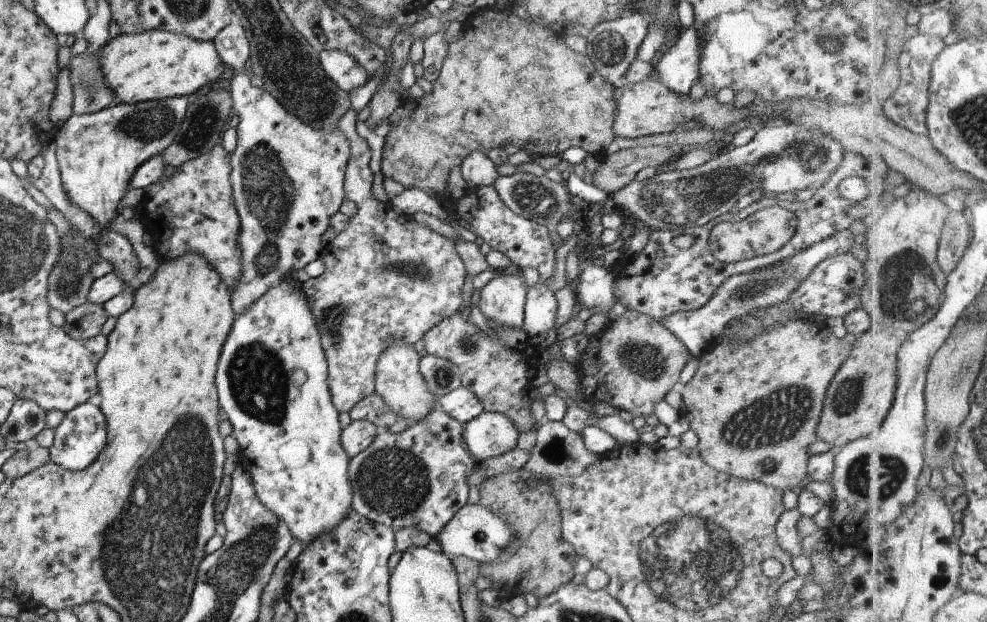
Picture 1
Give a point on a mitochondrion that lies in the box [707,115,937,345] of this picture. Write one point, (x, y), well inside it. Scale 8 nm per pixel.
(747, 290)

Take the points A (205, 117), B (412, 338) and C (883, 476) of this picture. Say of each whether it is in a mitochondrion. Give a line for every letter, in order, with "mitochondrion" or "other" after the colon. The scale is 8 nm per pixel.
A: mitochondrion
B: other
C: mitochondrion

